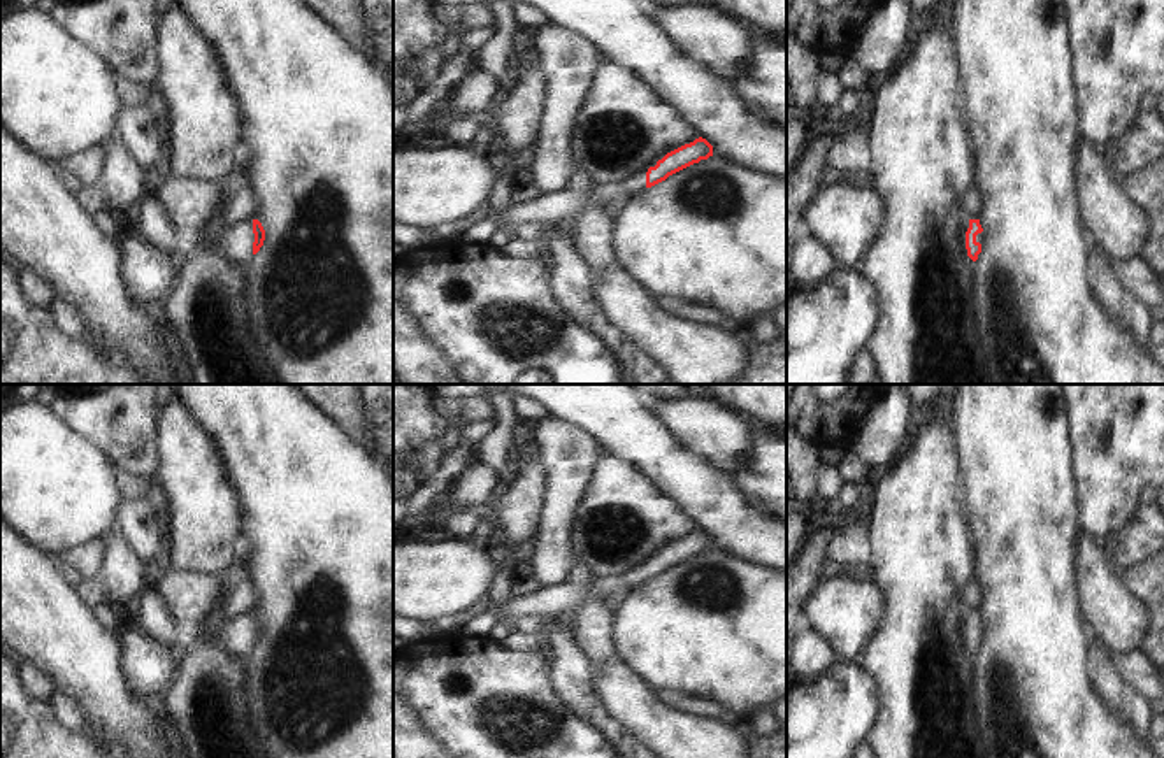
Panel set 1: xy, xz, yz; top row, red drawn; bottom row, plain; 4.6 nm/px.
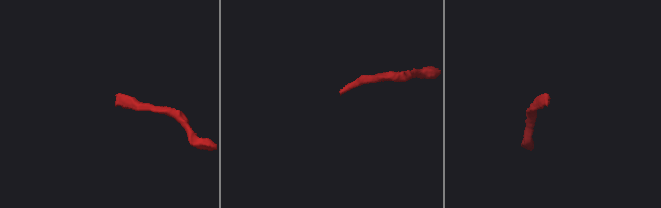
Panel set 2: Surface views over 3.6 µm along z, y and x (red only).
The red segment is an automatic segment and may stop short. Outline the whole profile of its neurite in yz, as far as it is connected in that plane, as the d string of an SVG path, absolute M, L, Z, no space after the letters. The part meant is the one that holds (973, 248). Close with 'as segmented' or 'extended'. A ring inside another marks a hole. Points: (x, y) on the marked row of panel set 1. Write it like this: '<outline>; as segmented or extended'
M969 219L969 228L966 232L966 249L967 256L976 261L987 242L987 233L983 232L980 219Z; extended

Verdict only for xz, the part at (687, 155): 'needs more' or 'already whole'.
needs more

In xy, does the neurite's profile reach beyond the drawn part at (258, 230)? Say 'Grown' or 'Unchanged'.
Grown

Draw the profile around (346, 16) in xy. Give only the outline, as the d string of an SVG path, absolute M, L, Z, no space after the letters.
M304 0L316 14L348 37L356 49L370 60L376 58L370 30L362 9L362 0Z

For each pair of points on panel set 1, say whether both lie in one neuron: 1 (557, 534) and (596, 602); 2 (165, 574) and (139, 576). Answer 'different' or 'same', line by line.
1: different
2: different

